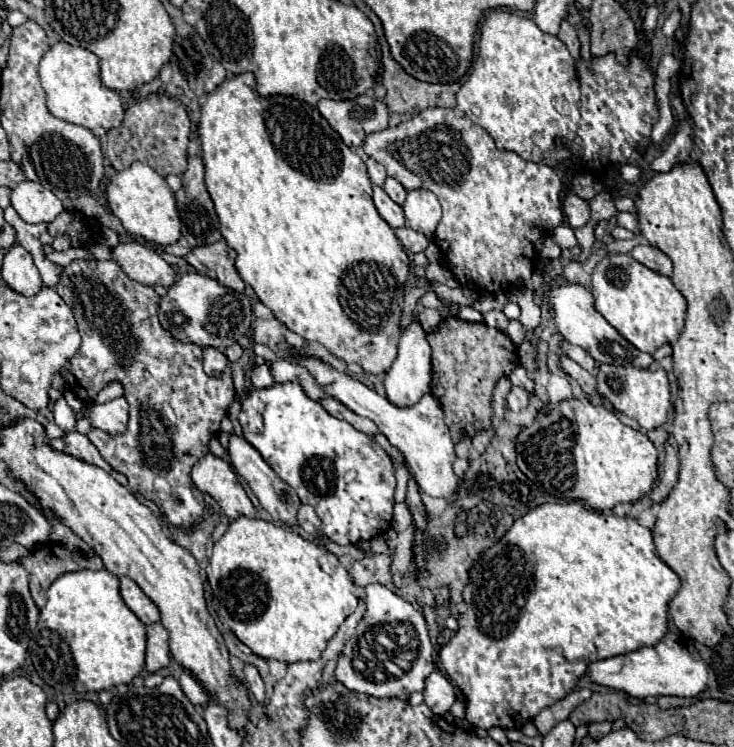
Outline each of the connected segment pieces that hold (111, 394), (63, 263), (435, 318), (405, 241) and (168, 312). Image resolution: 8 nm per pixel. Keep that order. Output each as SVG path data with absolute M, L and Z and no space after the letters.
M112 381L112 383L108 383L108 385L98 393L96 403L106 403L106 401L118 397L118 395L124 395L124 387L122 387L120 381Z
M68 249L68 251L54 251L48 255L48 261L52 261L54 265L60 265L60 267L68 267L74 259L84 259L84 257L90 257L86 249Z
M422 309L418 313L418 319L420 319L420 323L422 323L426 333L436 331L436 327L442 323L442 317L440 317L440 313L436 309Z
M398 227L394 233L400 239L400 243L406 247L406 251L410 251L410 253L420 253L432 243L430 237L418 233L418 231L410 229L410 227Z
M196 271L182 273L176 283L168 287L168 293L160 297L158 317L162 327L166 327L176 339L216 349L226 349L236 343L252 325L250 299L244 293L224 287L216 279Z

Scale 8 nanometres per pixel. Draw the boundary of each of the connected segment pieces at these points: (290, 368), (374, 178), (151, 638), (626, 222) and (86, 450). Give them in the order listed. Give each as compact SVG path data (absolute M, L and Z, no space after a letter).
M276 359L274 363L270 363L270 373L274 377L276 383L286 383L286 381L292 381L292 383L298 383L302 385L304 393L318 401L322 397L326 397L326 393L322 391L322 387L318 387L312 379L312 375L302 367L298 365L296 361L288 361L288 359Z
M368 159L366 161L366 167L368 167L368 175L370 175L370 181L374 183L374 185L384 185L384 179L386 179L386 171L384 171L384 167L380 165L380 163L376 163L374 159Z
M162 623L146 625L148 645L146 645L146 669L150 673L160 671L168 665L170 653L168 653L168 631Z
M618 213L616 215L616 225L618 227L624 227L632 233L638 233L638 225L636 225L636 219L634 219L634 213Z
M72 431L72 433L68 433L68 435L62 437L62 439L48 441L48 445L50 445L54 451L64 451L64 453L76 457L76 459L82 459L82 461L86 461L86 463L90 463L90 465L96 465L96 467L104 469L104 471L110 473L120 485L126 485L126 477L124 477L122 473L116 473L116 471L100 457L98 449L90 443L90 439L88 439L86 435L82 435L82 433L78 433L78 431Z

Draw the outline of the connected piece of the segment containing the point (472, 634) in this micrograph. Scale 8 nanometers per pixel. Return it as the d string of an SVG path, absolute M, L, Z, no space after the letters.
M580 501L570 503L542 503L530 509L526 515L514 521L514 525L506 531L506 535L490 549L486 549L480 559L468 571L468 583L464 587L464 603L466 611L458 617L460 629L456 635L442 647L440 663L446 675L462 689L466 695L466 719L480 729L522 729L528 721L532 721L542 709L562 701L578 683L580 677L586 675L588 665L600 659L632 653L644 645L658 643L668 629L668 603L680 589L678 575L654 553L652 533L650 529L638 525L632 517L618 517L612 513L596 511L586 507Z

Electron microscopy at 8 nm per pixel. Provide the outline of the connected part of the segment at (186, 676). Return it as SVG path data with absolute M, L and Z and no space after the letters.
M184 671L184 673L180 675L180 687L182 687L182 691L186 693L186 697L188 697L194 705L206 705L206 703L210 701L210 697L208 697L208 693L204 691L204 687L202 687L188 671Z

